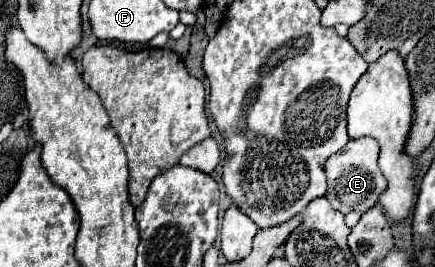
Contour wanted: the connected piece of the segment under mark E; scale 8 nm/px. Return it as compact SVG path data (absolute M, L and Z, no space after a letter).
M359 137L351 139L341 151L329 157L329 163L325 163L325 173L329 179L325 197L333 207L337 207L337 211L365 213L377 203L377 197L387 189L387 181L377 167L377 155L379 155L379 145L375 143L375 139Z

